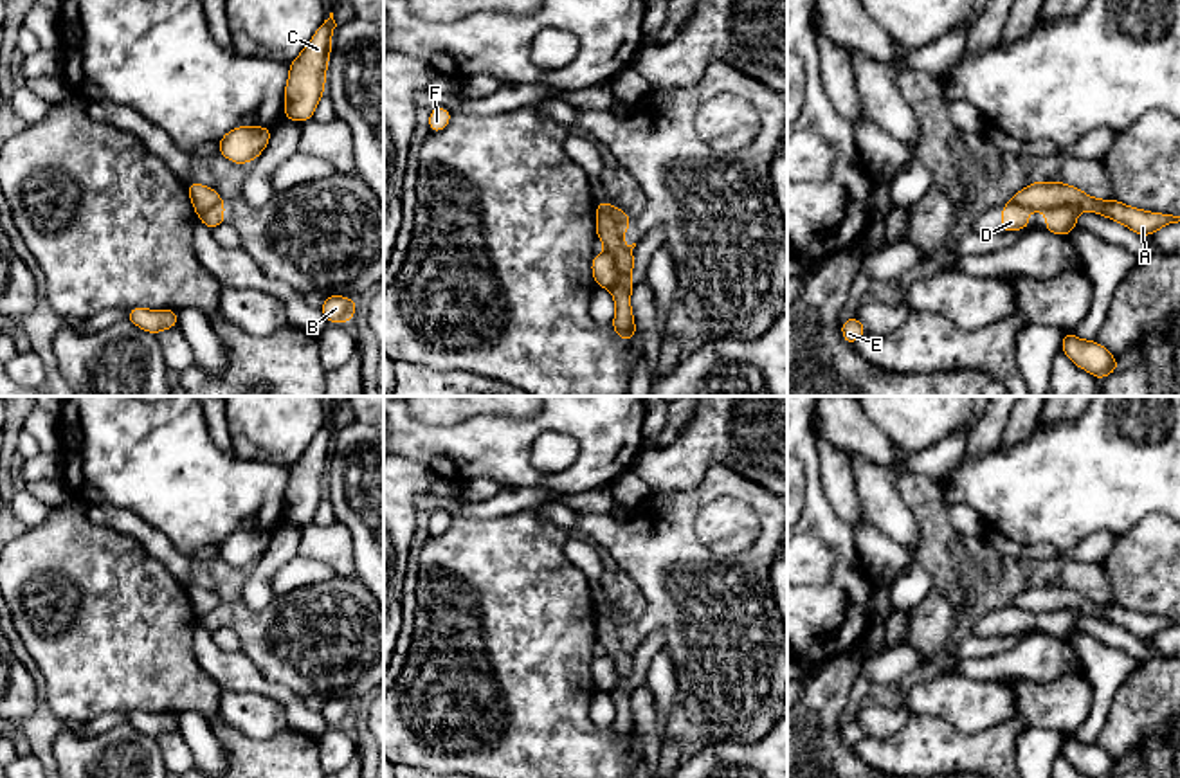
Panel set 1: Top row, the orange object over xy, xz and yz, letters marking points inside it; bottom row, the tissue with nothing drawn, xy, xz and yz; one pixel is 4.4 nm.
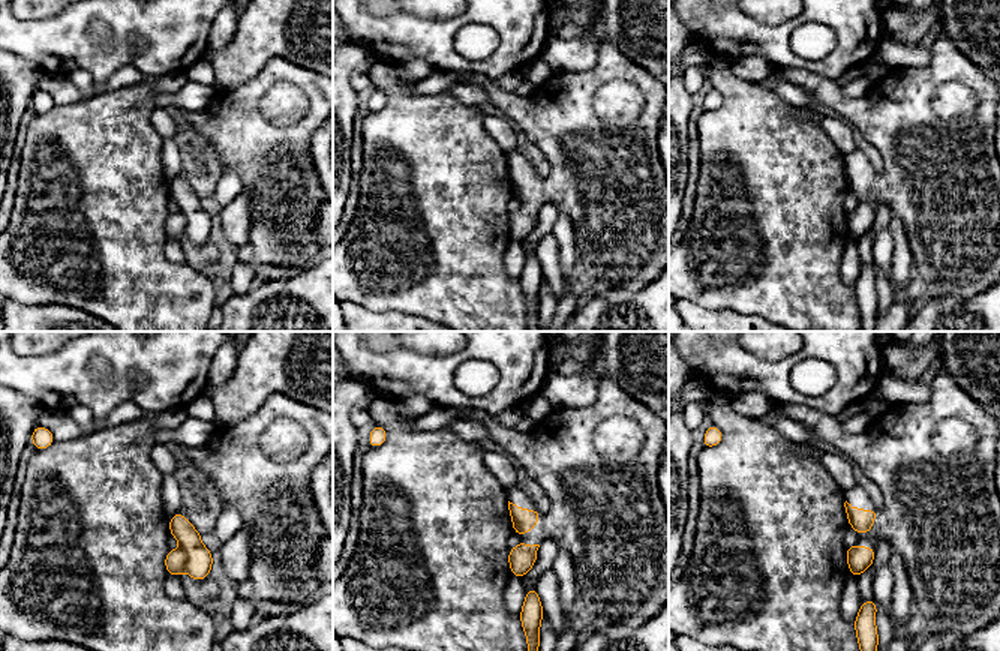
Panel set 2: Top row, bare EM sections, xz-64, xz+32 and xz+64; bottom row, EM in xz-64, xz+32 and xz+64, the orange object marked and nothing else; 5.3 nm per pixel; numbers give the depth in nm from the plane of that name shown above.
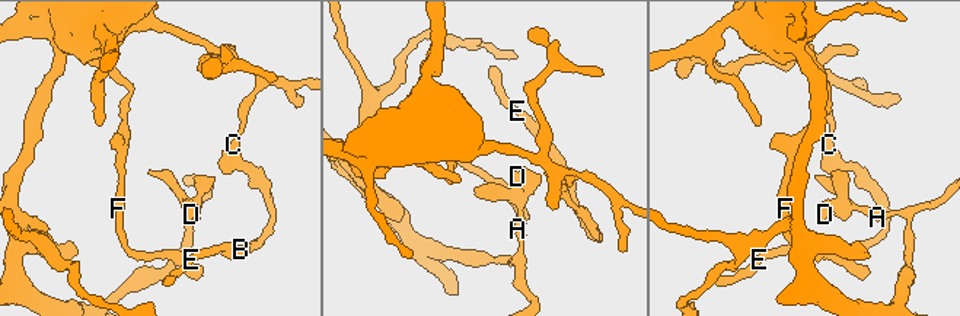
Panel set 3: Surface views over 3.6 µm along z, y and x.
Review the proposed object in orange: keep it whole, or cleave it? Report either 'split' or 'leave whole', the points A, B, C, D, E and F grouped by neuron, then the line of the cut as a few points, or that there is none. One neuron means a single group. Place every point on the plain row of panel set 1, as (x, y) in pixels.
split | A B C E F / D | xz (608, 654), (617, 669), (617, 685), (609, 692)

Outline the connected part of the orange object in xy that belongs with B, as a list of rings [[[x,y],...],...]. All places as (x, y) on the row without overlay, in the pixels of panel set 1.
[[[328,699],[322,704],[321,715],[328,726],[342,728],[349,726],[359,708],[344,699]]]

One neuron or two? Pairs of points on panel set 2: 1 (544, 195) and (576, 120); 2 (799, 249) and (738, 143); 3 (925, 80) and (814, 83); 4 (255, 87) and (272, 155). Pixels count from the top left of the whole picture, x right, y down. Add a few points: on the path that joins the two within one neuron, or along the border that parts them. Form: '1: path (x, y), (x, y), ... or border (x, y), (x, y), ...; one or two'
1: path (562, 177), (562, 161), (570, 146), (570, 138); one
2: path (774, 222), (769, 218), (769, 180), (763, 170); one
3: path (898, 105), (844, 107), (841, 104); one
4: path (251, 104), (251, 134), (255, 138); one

